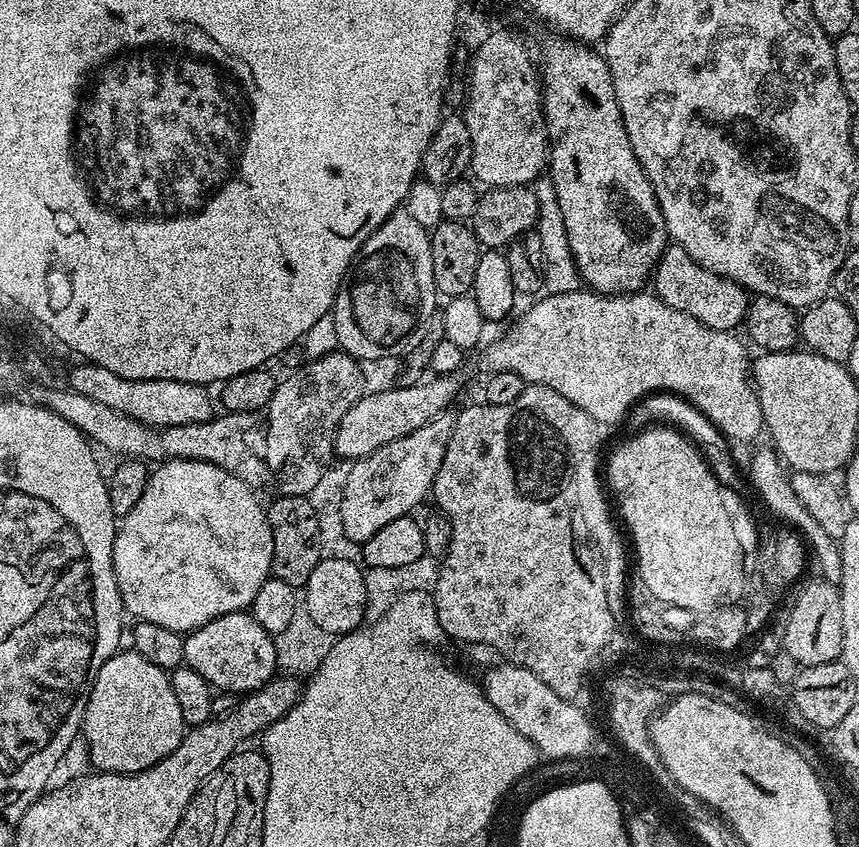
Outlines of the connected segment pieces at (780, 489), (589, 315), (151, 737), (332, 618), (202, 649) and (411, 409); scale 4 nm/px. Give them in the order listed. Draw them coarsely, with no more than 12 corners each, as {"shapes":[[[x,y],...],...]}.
{"shapes":[[[770,448],[752,458],[748,478],[773,517],[794,527],[824,580],[842,578],[839,541],[794,493]],[[641,290],[541,300],[485,350],[602,426],[685,398],[765,431],[750,355]],[[117,651],[82,725],[93,769],[146,770],[185,731],[165,669]],[[322,558],[302,603],[332,637],[365,623],[365,569]],[[251,611],[184,636],[184,664],[221,693],[277,675],[276,642]],[[455,375],[360,398],[336,431],[362,459],[448,408]]]}

